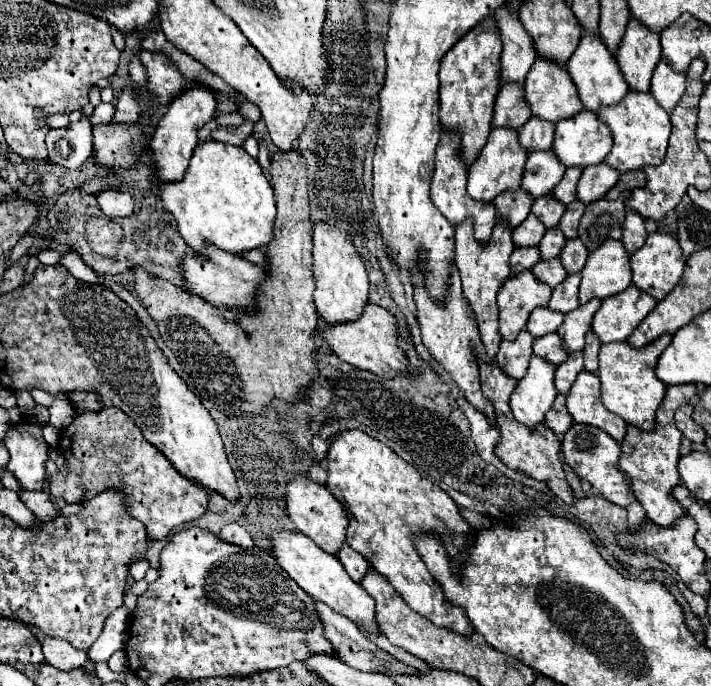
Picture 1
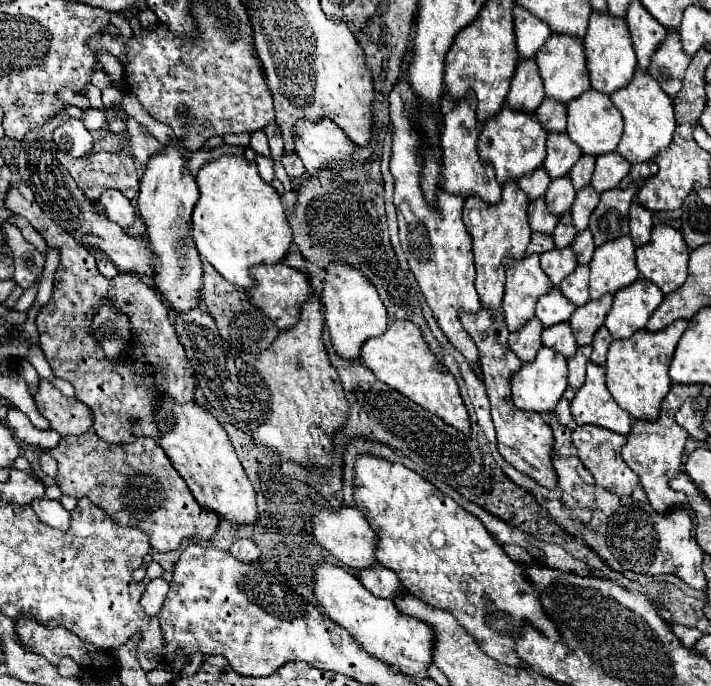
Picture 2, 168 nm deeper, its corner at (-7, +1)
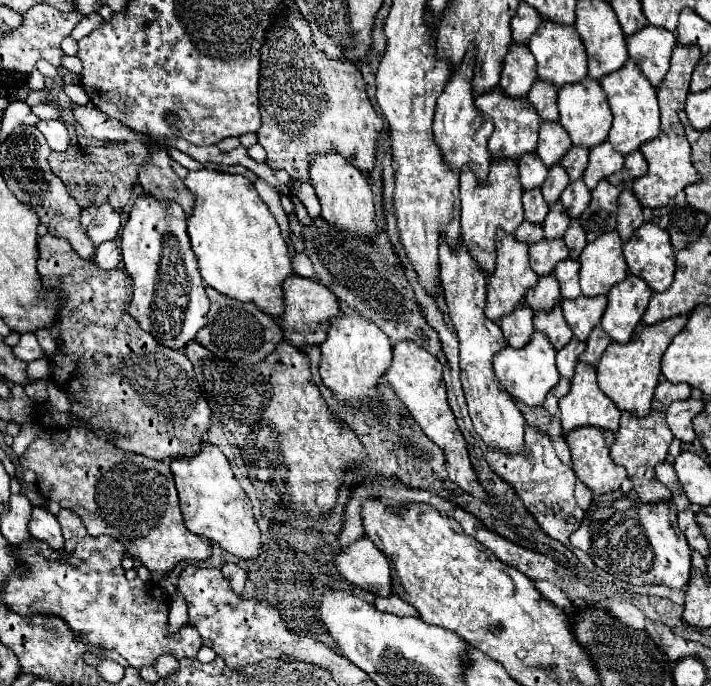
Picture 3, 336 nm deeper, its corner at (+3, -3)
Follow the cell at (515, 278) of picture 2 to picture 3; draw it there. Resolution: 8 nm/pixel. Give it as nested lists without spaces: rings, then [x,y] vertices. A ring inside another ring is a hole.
[[[498,231],[496,235],[496,271],[492,277],[486,281],[486,291],[488,291],[488,303],[486,303],[486,317],[494,323],[500,323],[500,319],[508,313],[512,313],[520,303],[524,303],[524,295],[528,289],[536,287],[538,275],[530,269],[528,263],[528,245],[520,243],[514,239],[514,235],[508,235],[504,231]]]

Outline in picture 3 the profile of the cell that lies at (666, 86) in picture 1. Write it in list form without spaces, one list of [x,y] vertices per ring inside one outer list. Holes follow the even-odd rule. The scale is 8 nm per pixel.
[[[646,25],[644,31],[628,37],[626,43],[630,59],[640,67],[640,71],[654,89],[660,87],[670,69],[672,49],[676,45],[674,33],[662,27]]]

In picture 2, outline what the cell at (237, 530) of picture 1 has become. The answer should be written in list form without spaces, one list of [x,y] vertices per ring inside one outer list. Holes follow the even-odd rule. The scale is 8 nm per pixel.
[[[238,539],[238,541],[234,541],[232,547],[230,547],[230,553],[236,559],[240,559],[242,563],[256,563],[260,559],[260,549],[250,539]]]

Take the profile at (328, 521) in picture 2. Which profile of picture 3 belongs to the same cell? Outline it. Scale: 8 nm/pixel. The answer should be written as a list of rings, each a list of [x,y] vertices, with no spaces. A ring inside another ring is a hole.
[[[366,537],[348,543],[348,547],[340,547],[334,553],[334,565],[346,581],[362,587],[364,591],[374,595],[392,593],[388,559]]]

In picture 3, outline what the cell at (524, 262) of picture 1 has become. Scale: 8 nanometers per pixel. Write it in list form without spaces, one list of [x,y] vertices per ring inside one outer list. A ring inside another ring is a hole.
[[[524,221],[524,223],[522,223],[522,227],[520,227],[520,229],[516,229],[514,237],[516,237],[518,241],[522,241],[522,243],[534,245],[534,243],[538,243],[538,241],[542,241],[542,239],[544,239],[544,231],[542,231],[542,227],[536,227],[534,223]]]

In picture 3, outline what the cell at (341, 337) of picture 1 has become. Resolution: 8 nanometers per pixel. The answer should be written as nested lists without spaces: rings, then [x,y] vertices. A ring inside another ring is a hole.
[[[402,339],[402,341],[398,341],[392,347],[392,365],[382,375],[382,381],[386,381],[394,389],[394,393],[408,407],[408,411],[412,413],[416,423],[422,427],[422,431],[428,437],[432,437],[432,441],[438,447],[444,449],[446,459],[448,459],[448,475],[450,475],[450,479],[456,485],[460,485],[464,491],[472,493],[474,497],[486,499],[486,493],[480,487],[480,483],[476,481],[476,475],[472,471],[462,431],[458,429],[456,419],[452,415],[452,409],[450,409],[450,405],[446,401],[446,385],[444,385],[444,379],[442,379],[442,365],[440,365],[440,361],[434,355],[430,355],[426,349],[416,345],[414,341]]]

